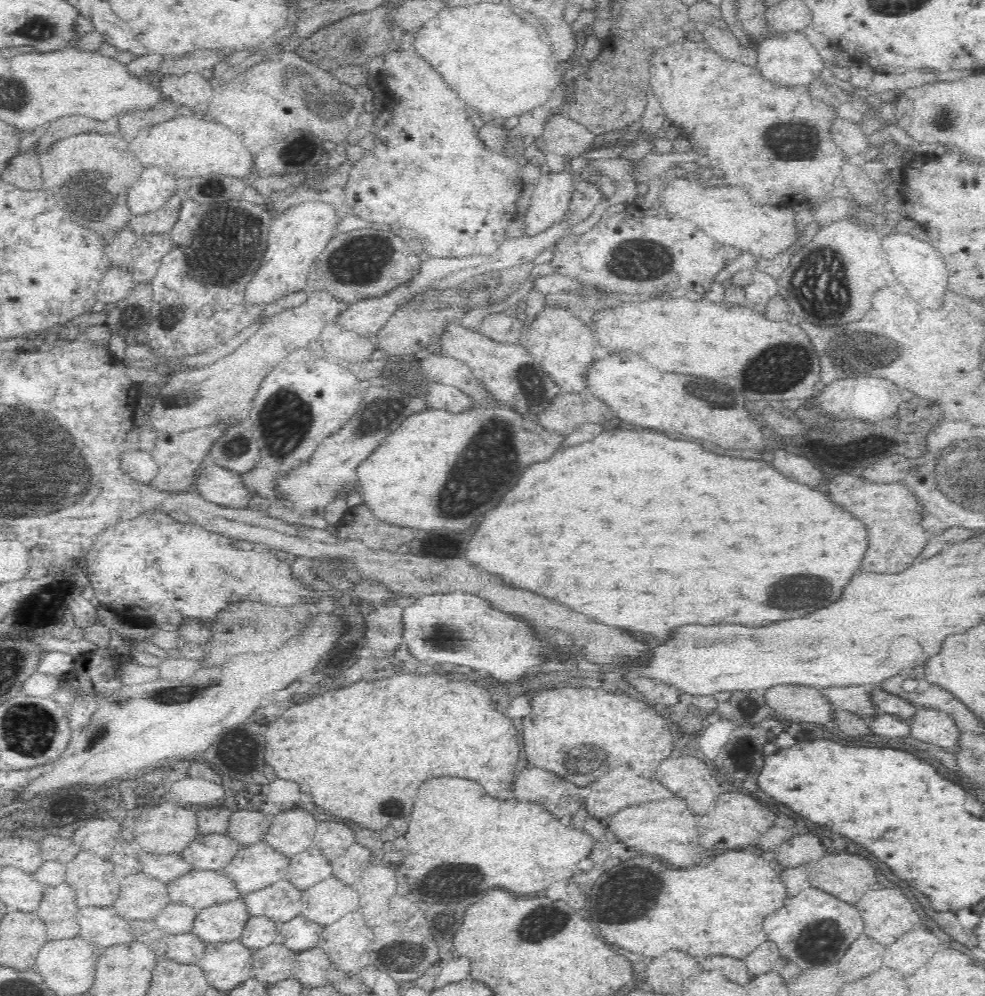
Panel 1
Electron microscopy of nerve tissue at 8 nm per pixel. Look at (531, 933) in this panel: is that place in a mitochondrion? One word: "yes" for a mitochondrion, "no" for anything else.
yes

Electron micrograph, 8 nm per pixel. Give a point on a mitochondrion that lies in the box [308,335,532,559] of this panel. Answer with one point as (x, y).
(470, 485)

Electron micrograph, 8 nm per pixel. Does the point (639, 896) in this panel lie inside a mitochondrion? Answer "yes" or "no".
yes

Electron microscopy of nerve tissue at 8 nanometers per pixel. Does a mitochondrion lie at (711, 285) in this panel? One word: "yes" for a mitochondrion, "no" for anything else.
no

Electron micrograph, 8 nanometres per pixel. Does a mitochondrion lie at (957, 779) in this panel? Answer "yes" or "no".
no

